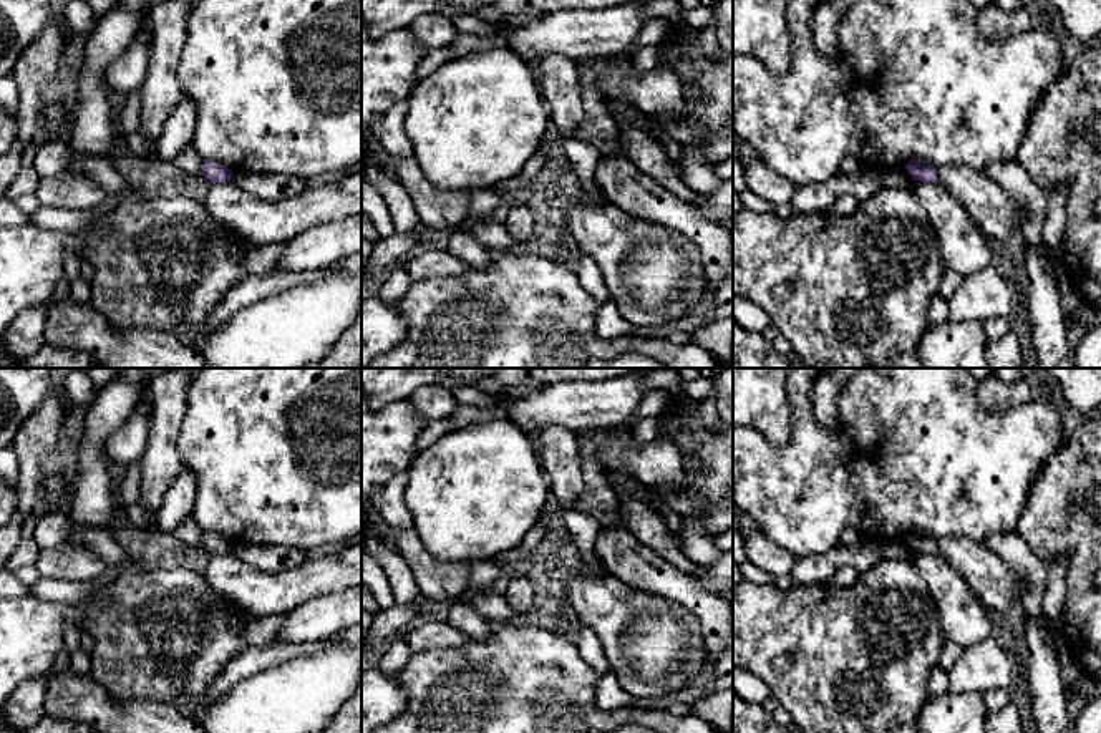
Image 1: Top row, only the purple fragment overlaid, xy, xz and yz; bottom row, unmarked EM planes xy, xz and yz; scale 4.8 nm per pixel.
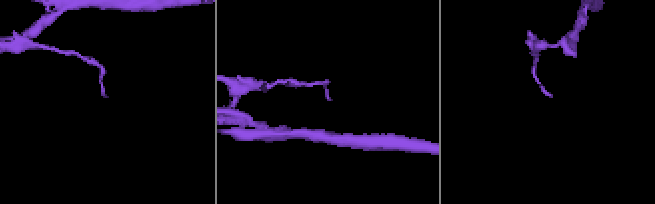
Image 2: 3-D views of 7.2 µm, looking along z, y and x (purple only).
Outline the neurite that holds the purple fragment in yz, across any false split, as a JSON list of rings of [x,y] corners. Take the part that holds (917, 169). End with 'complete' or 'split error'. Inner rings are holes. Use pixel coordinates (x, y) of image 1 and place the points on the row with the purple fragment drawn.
[[[910,159],[907,163],[905,169],[907,169],[909,176],[914,181],[920,181],[920,182],[934,182],[934,181],[937,181],[939,169],[927,164],[922,159]]]; complete

